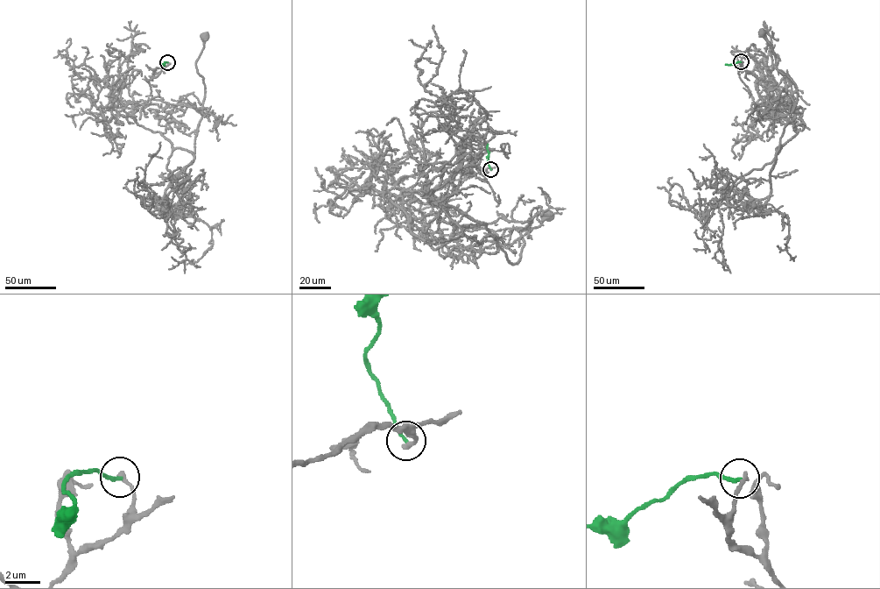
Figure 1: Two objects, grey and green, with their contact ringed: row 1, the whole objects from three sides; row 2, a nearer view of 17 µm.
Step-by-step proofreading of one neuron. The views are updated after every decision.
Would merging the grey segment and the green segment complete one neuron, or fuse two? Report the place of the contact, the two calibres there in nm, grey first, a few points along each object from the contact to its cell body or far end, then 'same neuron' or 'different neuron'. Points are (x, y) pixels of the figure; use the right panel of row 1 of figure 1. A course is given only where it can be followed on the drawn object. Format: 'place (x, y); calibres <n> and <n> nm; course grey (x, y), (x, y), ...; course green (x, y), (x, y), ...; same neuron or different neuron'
place (741, 61); calibres 280 and 220 nm; course grey (741, 61), (773, 81), (803, 122), (795, 131), (789, 120), (797, 88), (777, 68), (761, 32); course green (741, 61), (725, 64); different neuron

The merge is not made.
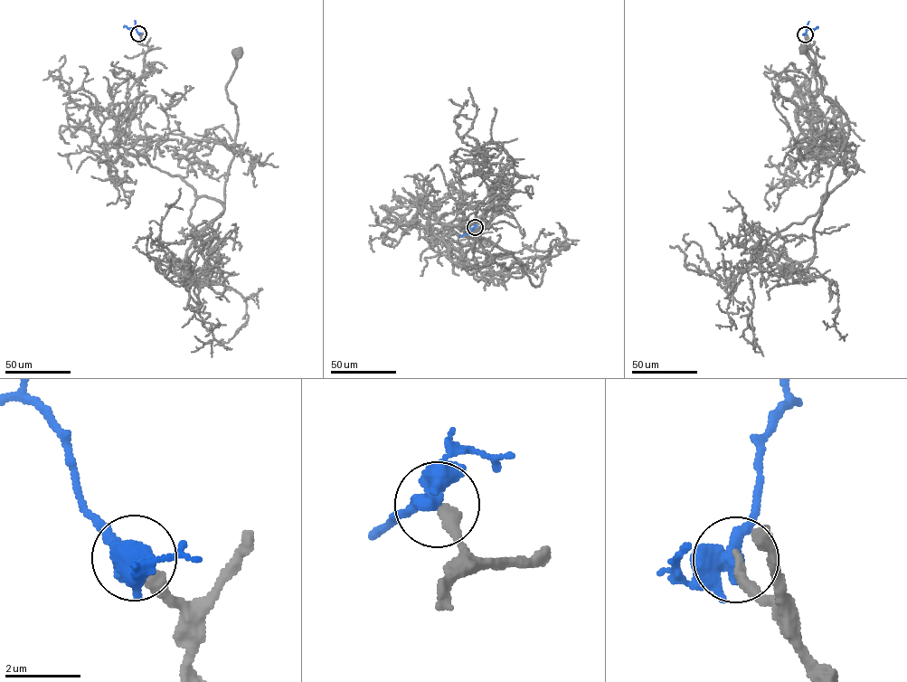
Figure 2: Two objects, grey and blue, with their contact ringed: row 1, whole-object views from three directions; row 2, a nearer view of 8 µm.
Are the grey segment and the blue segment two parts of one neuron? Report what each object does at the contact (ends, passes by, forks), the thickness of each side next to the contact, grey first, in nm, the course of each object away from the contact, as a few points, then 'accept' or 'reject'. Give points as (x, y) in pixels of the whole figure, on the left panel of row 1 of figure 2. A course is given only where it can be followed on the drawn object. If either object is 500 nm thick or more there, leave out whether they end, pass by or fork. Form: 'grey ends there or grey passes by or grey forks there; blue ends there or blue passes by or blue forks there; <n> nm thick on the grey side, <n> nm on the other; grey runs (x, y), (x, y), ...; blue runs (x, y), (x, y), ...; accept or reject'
grey ends there; blue forks there; 240 nm thick on the grey side, 440 nm on the other; grey runs (138, 33), (147, 51), (118, 144), (171, 175), (195, 162), (227, 173), (238, 52); blue runs (138, 33), (135, 28), (123, 27); reject

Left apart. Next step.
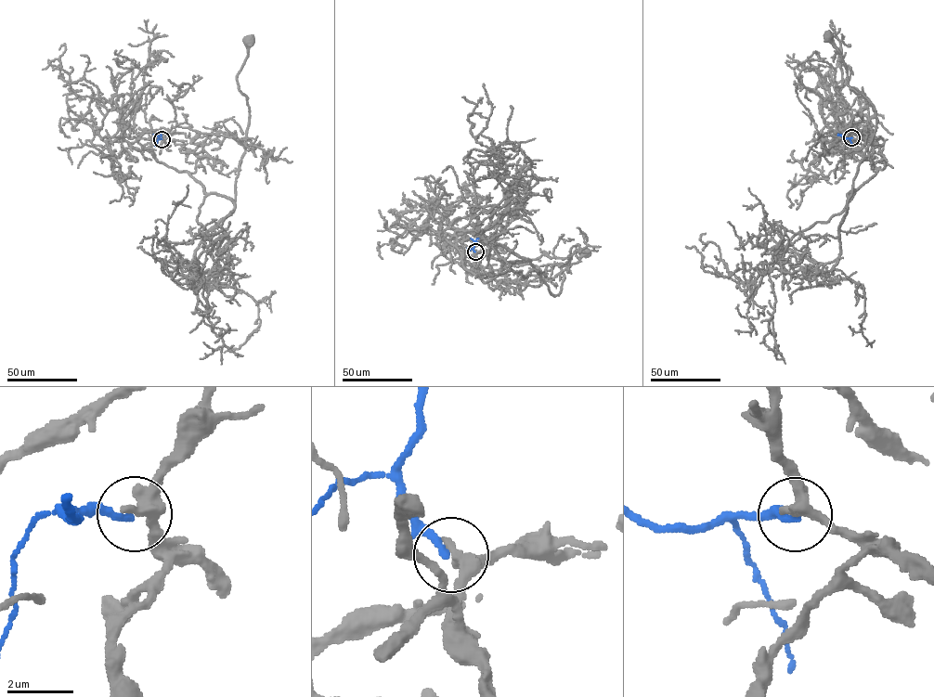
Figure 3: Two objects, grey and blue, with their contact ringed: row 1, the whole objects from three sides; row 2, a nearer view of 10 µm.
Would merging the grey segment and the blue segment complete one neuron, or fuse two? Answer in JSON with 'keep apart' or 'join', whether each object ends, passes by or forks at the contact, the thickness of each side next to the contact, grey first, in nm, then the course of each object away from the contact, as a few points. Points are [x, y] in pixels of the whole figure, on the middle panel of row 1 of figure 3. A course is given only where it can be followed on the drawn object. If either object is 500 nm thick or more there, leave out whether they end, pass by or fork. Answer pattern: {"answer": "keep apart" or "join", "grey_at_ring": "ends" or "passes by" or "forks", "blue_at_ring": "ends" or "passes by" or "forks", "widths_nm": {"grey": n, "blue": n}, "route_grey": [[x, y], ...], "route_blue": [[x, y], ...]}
{"answer": "keep apart", "grey_at_ring": "passes by", "blue_at_ring": "ends", "widths_nm": {"grey": 360, "blue": 220}, "route_grey": [[475, 251], [462, 264], [493, 290], [522, 295], [519, 282], [542, 280], [554, 296], [560, 267], [586, 251]], "route_blue": [[475, 251], [473, 241], [477, 238]]}

